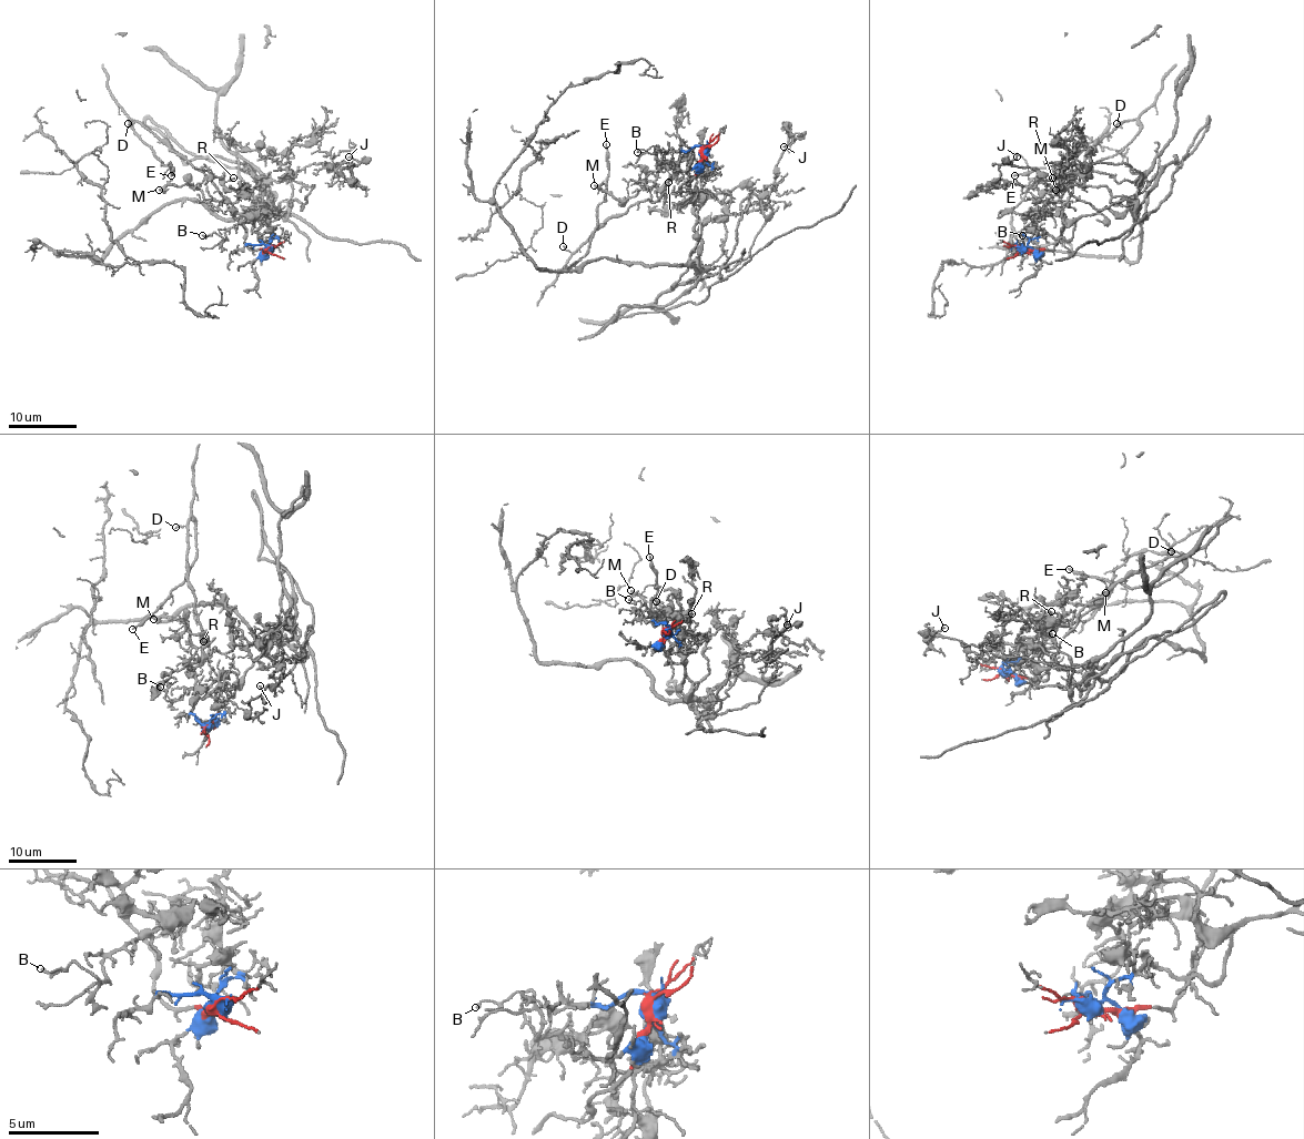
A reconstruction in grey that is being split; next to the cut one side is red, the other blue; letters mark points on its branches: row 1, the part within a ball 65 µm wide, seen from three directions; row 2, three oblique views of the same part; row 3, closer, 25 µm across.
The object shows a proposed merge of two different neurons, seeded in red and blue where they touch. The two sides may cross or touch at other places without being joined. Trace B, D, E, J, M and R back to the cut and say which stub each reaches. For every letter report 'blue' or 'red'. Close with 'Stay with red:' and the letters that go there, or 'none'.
B: blue
D: red
E: red
J: blue
M: blue
R: blue
Stay with red: D, E

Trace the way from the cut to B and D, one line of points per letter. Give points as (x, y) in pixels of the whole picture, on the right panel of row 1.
B: (1020, 248), (1042, 233), (1069, 241), (1075, 223), (1048, 201), (1022, 235)
D: (1020, 248), (1053, 248), (1064, 225), (1061, 207), (1072, 192), (1070, 179), (1087, 155), (1123, 122), (1117, 124)

